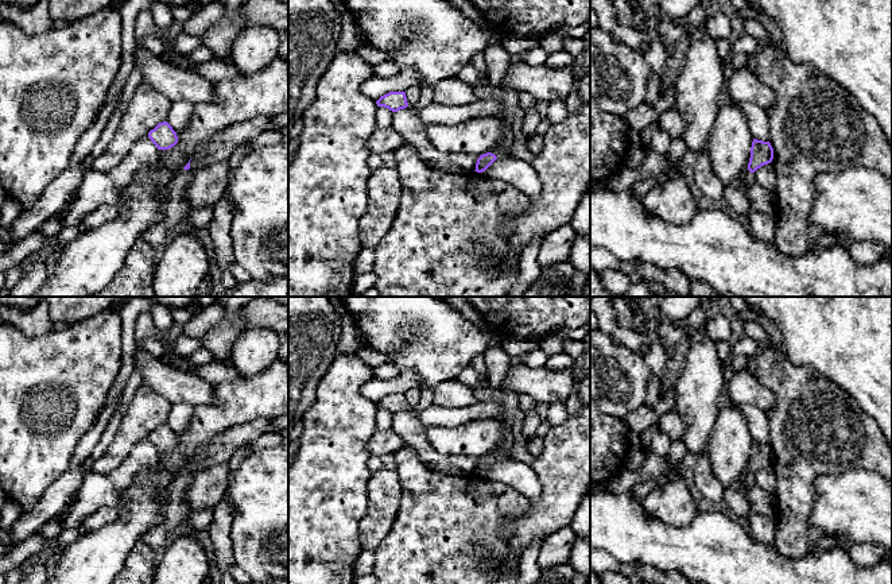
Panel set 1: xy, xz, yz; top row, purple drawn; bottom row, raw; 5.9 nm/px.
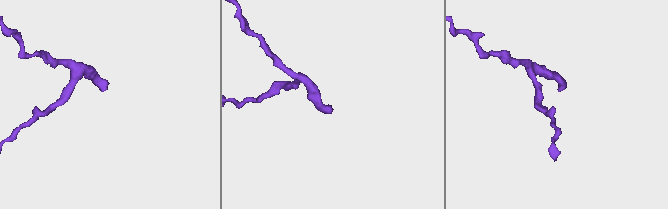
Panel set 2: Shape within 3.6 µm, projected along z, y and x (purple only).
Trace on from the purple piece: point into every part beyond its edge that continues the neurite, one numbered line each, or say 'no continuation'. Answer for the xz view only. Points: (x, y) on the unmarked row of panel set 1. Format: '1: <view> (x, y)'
1: xz (500, 453)

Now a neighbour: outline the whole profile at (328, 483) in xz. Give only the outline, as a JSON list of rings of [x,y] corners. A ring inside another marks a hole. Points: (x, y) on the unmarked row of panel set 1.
[[[356,353],[336,356],[317,387],[315,402],[305,411],[295,461],[288,467],[288,584],[353,584],[354,561],[361,553],[358,523],[368,508],[369,452],[365,445],[376,430],[377,406],[361,394],[375,368]]]

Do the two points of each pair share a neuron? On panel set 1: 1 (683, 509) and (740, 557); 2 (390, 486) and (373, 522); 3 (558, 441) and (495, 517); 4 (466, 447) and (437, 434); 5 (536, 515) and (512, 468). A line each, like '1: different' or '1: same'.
1: different
2: same
3: different
4: same
5: different

